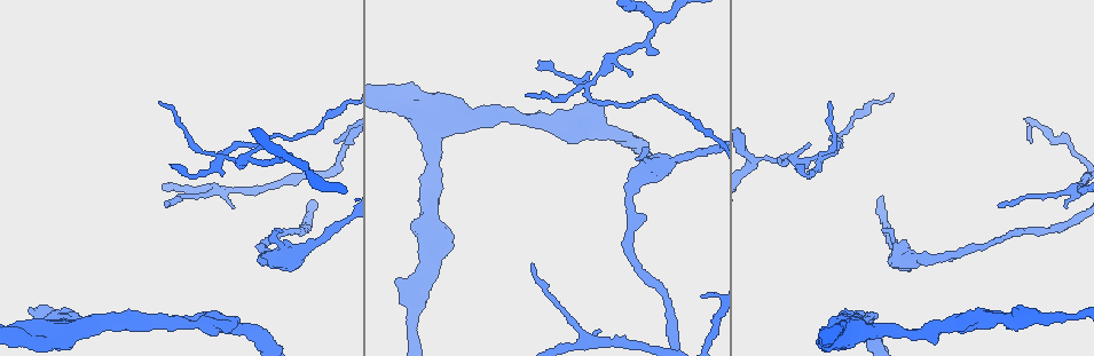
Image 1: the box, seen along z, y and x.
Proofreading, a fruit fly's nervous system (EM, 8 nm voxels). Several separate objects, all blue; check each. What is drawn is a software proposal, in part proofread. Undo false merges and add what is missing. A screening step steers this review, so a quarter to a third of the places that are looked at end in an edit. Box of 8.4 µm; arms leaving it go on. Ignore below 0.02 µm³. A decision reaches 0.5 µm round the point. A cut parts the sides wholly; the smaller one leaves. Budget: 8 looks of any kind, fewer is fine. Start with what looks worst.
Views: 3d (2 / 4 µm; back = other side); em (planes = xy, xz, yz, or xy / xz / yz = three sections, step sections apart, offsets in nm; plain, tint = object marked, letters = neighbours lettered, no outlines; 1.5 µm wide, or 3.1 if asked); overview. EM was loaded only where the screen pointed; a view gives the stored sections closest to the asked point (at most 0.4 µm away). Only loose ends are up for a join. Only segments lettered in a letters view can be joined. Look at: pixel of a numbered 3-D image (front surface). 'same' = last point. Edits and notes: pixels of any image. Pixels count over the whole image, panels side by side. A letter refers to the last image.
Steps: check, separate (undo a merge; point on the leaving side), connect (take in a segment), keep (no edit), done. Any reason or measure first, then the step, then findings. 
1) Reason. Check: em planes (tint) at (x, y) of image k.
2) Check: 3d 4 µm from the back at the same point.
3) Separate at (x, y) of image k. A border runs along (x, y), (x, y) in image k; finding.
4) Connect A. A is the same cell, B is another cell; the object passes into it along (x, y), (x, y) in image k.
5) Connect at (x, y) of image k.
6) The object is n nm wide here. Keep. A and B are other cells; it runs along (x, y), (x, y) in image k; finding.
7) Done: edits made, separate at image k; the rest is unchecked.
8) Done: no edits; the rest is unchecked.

Free end. Check: 3d 2 µm at (335, 142) of image 1.

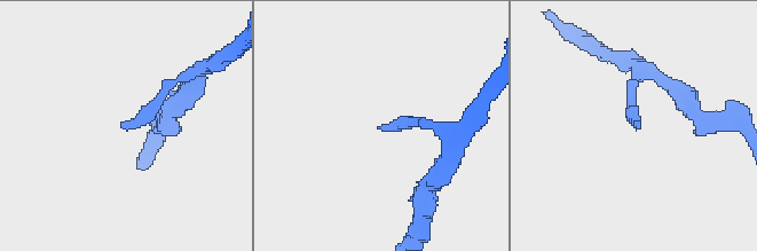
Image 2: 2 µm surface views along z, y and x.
Check: em xz step 8 (letters) at (637, 125) of image 2.

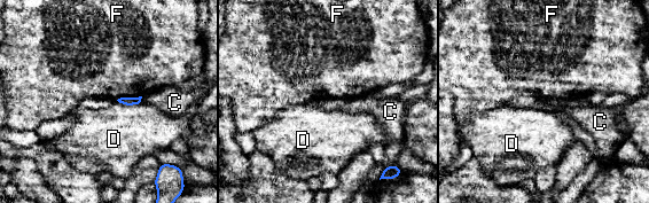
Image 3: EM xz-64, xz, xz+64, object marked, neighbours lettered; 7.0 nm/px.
The longest contact is with F, 190 nm. Keep. C, D and F are other cells; none of them fits.

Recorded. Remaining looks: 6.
Check: em xy step 4 (tint) at (221, 158) of image 1.

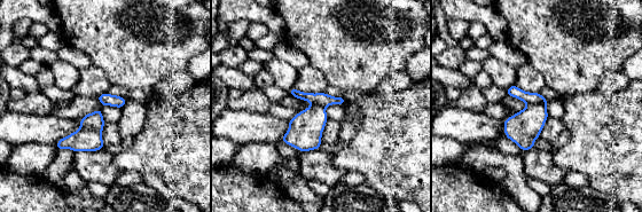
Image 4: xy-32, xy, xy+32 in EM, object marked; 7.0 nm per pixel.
Check: em planes (letters) at the same point.

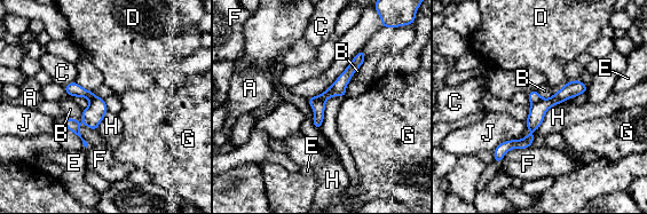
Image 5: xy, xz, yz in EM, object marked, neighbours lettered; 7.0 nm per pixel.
The object is 110 nm wide here; the longest contact is with H, 380 nm. Separate at (534, 96) of image 5. A, B, C, D, E, F, G, H and J are other cells; two neurons meet here.

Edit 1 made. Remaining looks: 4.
Check: overview.

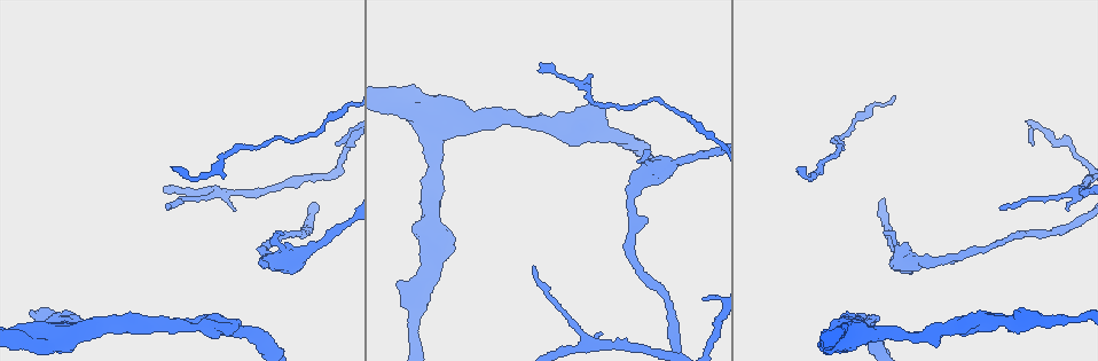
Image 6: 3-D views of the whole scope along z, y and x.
Thick turns thin. Check: 3d 2 µm at (270, 262) of image 6.

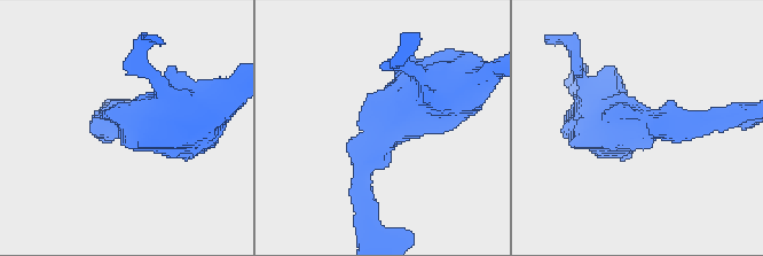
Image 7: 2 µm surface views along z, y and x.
The arms are 190, 480 nm wide; need the tissue. Check: em planes (letters) at (123, 123) of image 7.

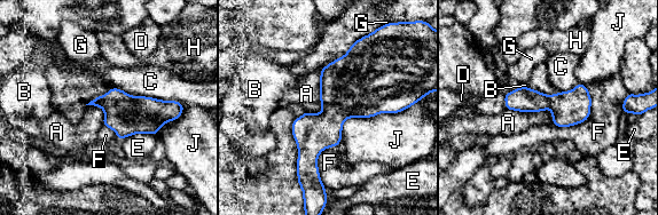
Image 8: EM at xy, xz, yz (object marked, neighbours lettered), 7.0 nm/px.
The longest contact is with J, 500 nm. Keep. A, B, C, D, E, F, G, H and J are other cells; a border runs along (327, 64), (322, 110), (305, 112) in image 8; all the same neuron.

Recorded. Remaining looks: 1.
Done: edits made, separate at image 5; the rest is unchecked.

